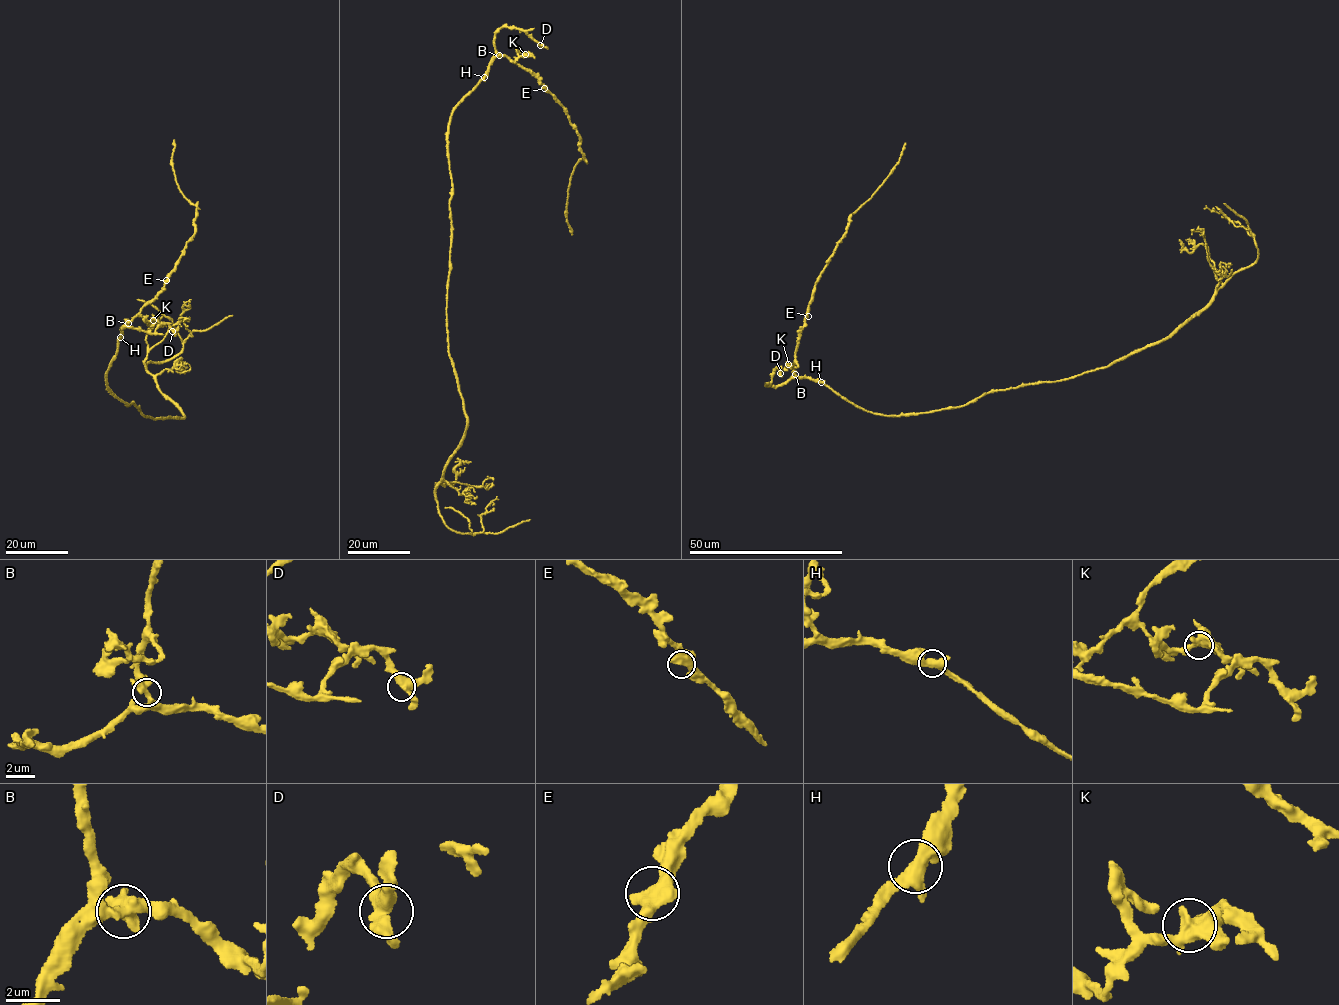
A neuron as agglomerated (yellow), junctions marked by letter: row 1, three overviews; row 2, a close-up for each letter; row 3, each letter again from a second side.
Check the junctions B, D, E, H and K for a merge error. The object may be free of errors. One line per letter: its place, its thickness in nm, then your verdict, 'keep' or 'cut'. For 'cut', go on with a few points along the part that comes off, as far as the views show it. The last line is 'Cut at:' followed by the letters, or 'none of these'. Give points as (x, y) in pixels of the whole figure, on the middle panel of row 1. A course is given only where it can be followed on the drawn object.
B: place (499, 55); calibre 440 nm; keep
D: place (540, 45); calibre 440 nm; keep
E: place (544, 88); calibre 440 nm; keep
H: place (484, 77); calibre 400 nm; keep
K: place (525, 54); calibre 440 nm; keep
Cut at: none of these

